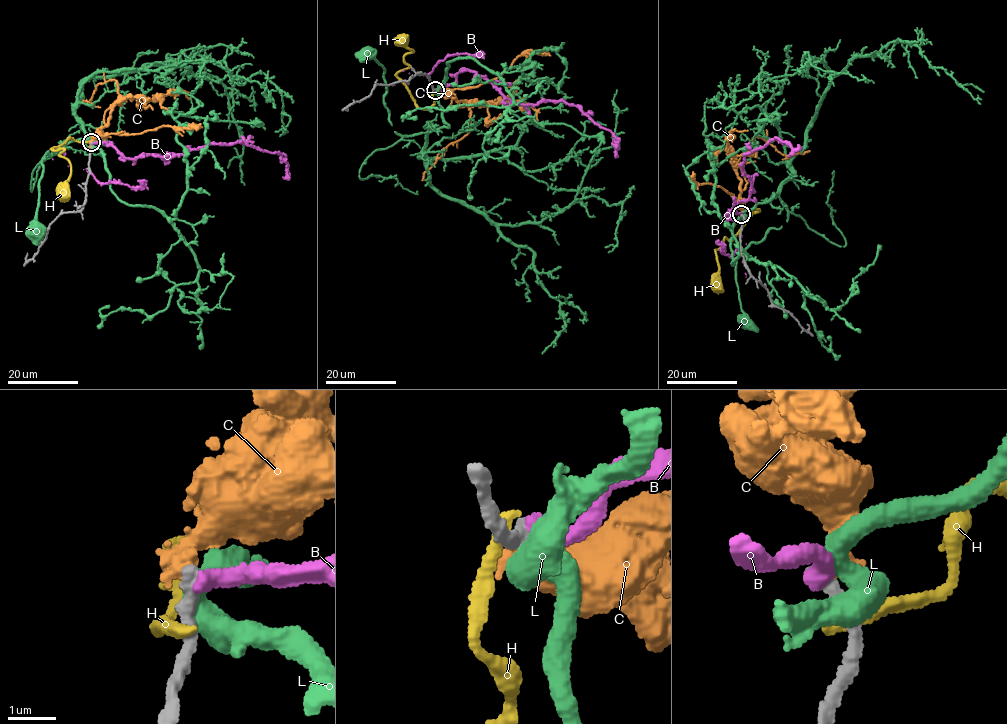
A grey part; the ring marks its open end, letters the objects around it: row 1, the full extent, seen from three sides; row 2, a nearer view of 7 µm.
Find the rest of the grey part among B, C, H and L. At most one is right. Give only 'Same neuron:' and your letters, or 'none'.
Same neuron: none

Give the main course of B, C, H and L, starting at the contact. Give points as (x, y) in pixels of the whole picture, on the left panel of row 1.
B: (92, 143), (108, 141), (126, 158), (150, 154), (167, 159), (212, 143), (243, 143), (281, 154), (287, 171)
C: (91, 142), (107, 125), (118, 99), (116, 81), (98, 84), (89, 103), (76, 100)
H: (91, 147), (90, 140), (71, 137), (52, 148), (64, 149), (59, 155), (71, 173), (56, 199)
L: (92, 146), (107, 143), (85, 135), (42, 157), (34, 231)

